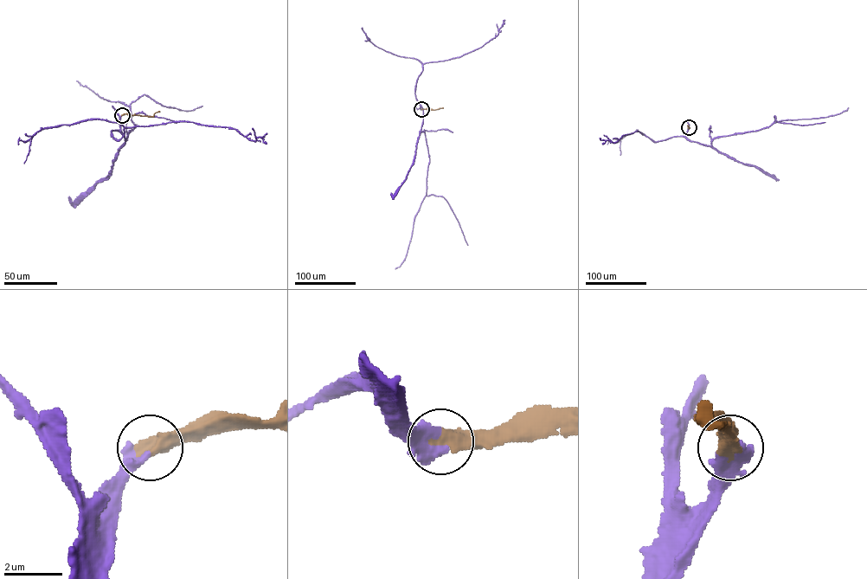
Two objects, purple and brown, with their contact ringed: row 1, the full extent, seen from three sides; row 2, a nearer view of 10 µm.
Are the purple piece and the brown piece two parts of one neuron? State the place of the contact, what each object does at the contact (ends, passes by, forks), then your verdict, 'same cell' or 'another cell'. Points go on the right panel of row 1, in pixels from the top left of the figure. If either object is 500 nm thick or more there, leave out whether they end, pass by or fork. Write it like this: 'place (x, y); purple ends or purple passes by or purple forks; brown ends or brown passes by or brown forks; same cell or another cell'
place (689, 127); same cell

